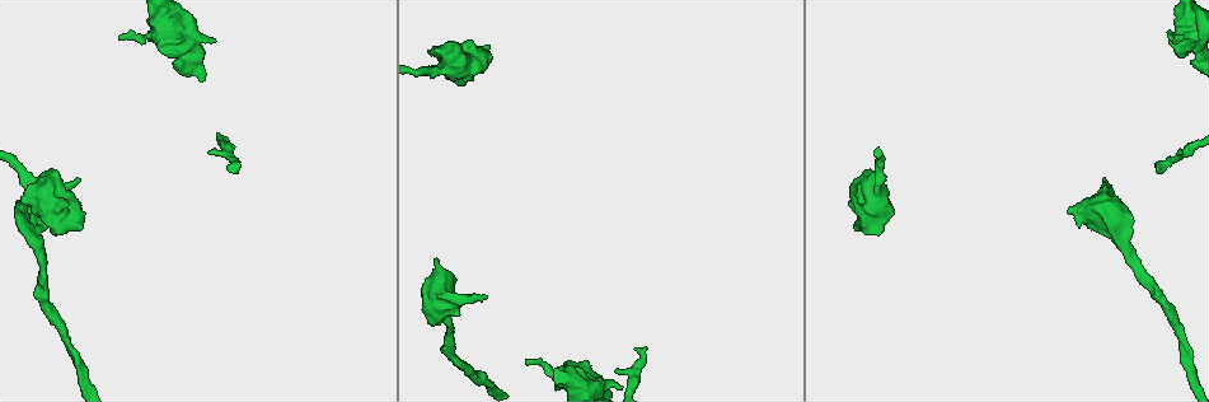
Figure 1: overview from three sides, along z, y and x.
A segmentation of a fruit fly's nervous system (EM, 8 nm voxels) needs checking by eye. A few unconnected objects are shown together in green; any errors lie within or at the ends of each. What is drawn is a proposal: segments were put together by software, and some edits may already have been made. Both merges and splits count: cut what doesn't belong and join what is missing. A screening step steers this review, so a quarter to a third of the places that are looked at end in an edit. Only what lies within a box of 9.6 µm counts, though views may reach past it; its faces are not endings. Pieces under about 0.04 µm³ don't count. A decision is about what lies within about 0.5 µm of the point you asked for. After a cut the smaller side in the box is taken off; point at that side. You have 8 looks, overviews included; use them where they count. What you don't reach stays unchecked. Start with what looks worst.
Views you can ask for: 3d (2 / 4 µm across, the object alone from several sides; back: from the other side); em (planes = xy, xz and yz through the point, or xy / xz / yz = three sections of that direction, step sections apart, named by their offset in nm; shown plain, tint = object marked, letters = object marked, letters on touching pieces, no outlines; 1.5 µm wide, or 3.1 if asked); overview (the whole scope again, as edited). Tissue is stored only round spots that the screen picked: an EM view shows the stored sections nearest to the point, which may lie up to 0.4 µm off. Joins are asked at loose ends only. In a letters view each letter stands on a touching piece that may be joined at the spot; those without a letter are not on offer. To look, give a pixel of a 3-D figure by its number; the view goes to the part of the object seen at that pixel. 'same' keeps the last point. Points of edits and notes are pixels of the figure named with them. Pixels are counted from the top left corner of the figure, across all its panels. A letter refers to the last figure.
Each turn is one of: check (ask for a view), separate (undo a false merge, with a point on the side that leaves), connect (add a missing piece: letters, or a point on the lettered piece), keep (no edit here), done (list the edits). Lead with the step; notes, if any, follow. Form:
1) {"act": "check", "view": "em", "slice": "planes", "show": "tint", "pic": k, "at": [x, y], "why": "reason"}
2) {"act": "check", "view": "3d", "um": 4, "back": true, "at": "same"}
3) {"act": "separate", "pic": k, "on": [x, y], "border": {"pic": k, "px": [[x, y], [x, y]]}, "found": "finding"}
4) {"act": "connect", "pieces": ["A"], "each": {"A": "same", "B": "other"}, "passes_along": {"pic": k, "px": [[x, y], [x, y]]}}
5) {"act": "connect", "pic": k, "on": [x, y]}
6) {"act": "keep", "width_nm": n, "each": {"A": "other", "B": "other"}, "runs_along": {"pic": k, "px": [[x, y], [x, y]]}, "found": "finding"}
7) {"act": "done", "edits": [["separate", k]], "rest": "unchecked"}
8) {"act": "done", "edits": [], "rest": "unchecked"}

{"act": "check", "view": "em", "slice": "yz", "step": 4, "show": "letters", "pic": 1, "at": [1077, 225]}

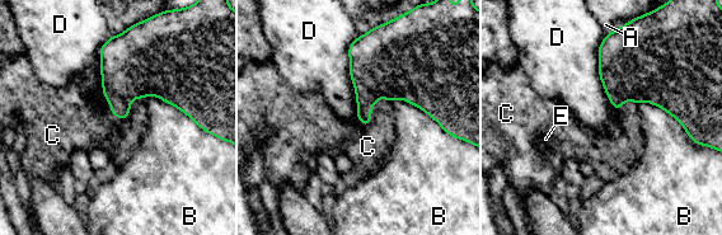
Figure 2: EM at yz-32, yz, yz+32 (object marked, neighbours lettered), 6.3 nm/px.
{"act": "check", "view": "em", "slice": "planes", "show": "letters", "at": "same", "why": "another direction"}

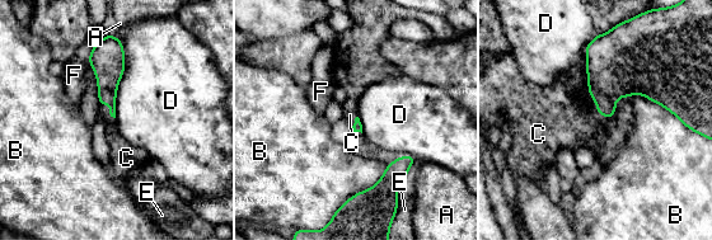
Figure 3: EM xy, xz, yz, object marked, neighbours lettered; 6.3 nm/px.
{"act": "connect", "pieces": ["C"], "longest_contact_nm": ["D", 500], "each": {"A": "other", "B": "other", "C": "same", "D": "other", "E": "other", "F": "other"}, "found": "the cell continues"}

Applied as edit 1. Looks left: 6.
{"act": "check", "view": "em", "slice": "planes", "show": "letters", "pic": 1, "at": [489, 47], "why": "free end"}

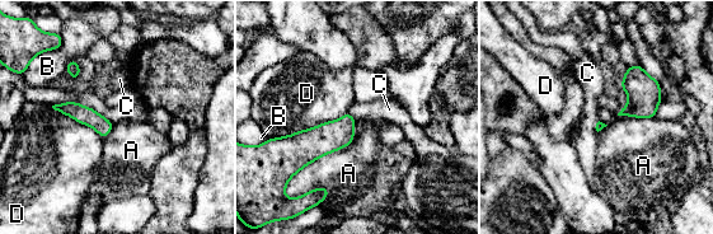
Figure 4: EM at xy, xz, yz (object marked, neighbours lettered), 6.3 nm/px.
{"act": "keep", "each": {"A": "other", "B": "other", "C": "other", "D": "other"}, "runs_along": {"pic": 4, "px": [[57, 107], [73, 108], [108, 127]]}, "found": "no lettered piece goes on from it"}

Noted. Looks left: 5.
{"act": "check", "view": "em", "slice": "planes", "show": "letters", "pic": 1, "at": [525, 362], "why": "free end"}

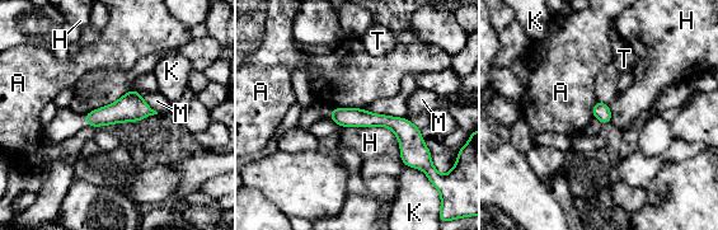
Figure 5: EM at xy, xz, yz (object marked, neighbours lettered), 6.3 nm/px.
{"act": "keep", "width_nm": 120, "each": {"A": "other", "H": "other", "K": "other", "M": "other", "T": "other"}, "border": {"pic": 5, "px": [[333, 106], [360, 108]]}, "found": "no lettered piece goes on from it"}

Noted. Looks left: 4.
{"act": "done", "edits": [["connect", 3]], "rest": "unchecked"}

